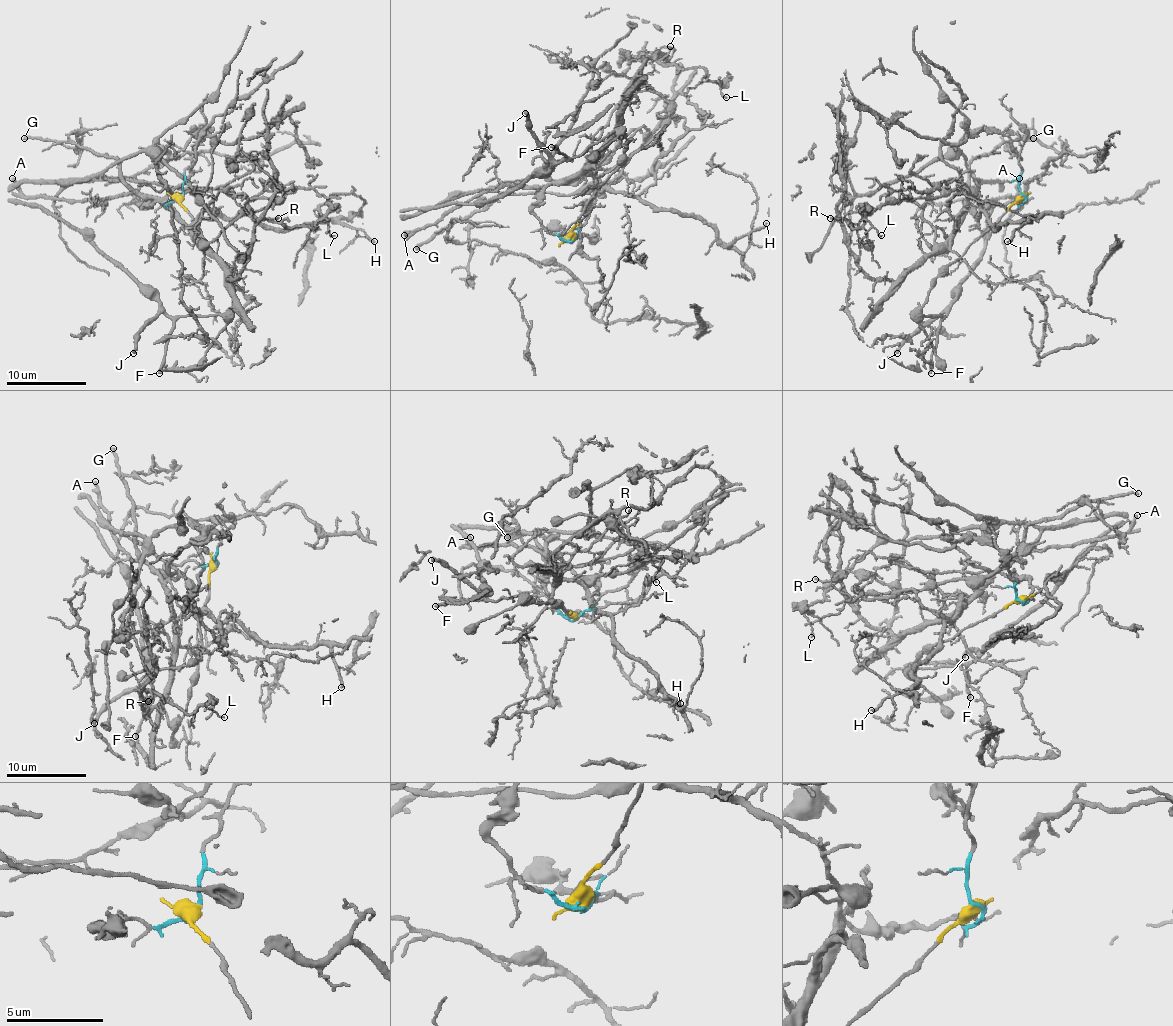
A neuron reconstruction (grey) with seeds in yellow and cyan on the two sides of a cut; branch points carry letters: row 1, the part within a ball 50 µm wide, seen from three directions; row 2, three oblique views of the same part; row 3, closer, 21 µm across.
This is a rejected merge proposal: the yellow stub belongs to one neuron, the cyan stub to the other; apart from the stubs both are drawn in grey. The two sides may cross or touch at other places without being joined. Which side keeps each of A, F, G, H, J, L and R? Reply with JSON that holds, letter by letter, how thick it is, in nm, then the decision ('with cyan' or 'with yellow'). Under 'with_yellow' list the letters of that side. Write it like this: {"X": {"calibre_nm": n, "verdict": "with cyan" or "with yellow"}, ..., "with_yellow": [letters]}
{"A": {"calibre_nm": 220, "verdict": "with cyan"}, "F": {"calibre_nm": 240, "verdict": "with yellow"}, "G": {"calibre_nm": 240, "verdict": "with cyan"}, "H": {"calibre_nm": 200, "verdict": "with cyan"}, "J": {"calibre_nm": 280, "verdict": "with yellow"}, "L": {"calibre_nm": 130, "verdict": "with cyan"}, "R": {"calibre_nm": 110, "verdict": "with cyan"}, "with_yellow": ["F", "J"]}

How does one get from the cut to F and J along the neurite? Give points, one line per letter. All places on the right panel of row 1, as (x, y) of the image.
F: (1023, 195), (935, 279), (923, 305), (915, 313), (941, 317), (931, 373)
J: (1023, 195), (935, 279), (923, 305), (915, 313), (941, 317), (945, 313), (929, 319), (897, 353)

